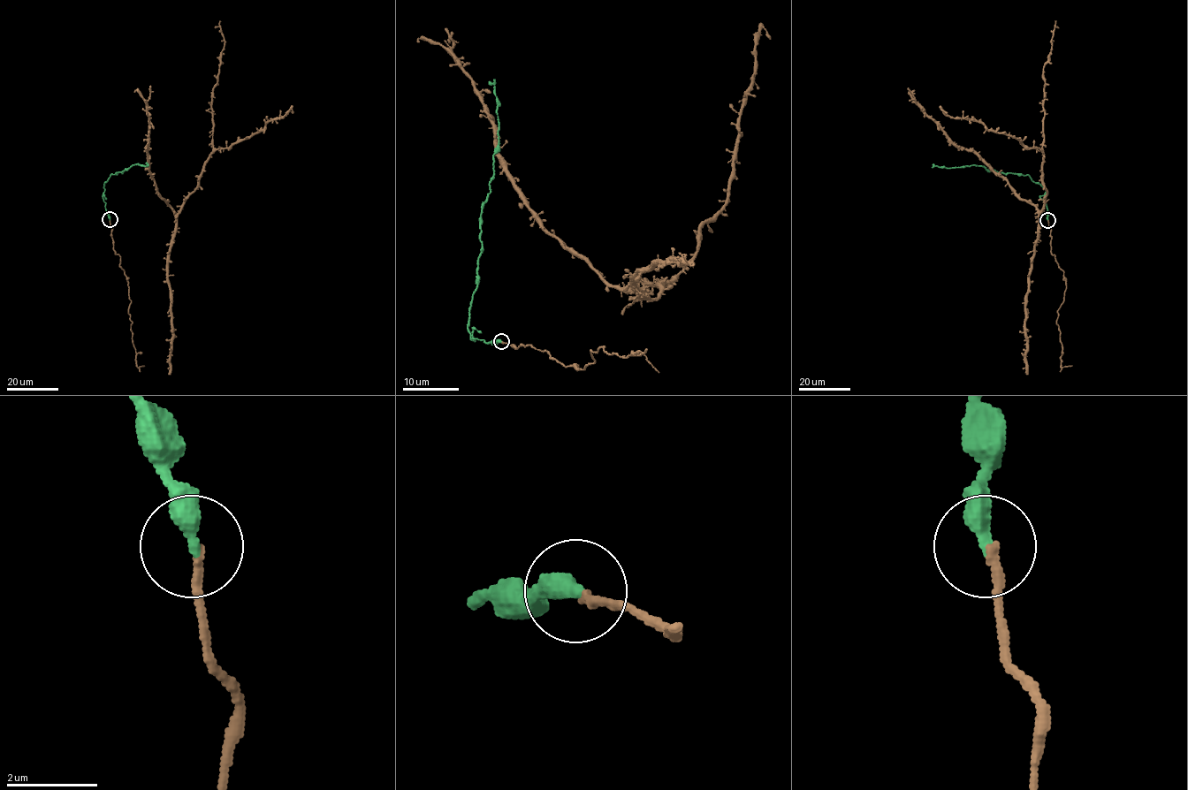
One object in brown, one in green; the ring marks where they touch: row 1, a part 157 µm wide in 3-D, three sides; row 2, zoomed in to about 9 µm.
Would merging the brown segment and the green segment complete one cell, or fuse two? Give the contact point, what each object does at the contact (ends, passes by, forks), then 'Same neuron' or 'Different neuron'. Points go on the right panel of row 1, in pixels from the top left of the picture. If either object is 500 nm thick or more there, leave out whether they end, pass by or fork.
Place: (1047, 220). At the ring brown ends. At the ring green ends. Same neuron

